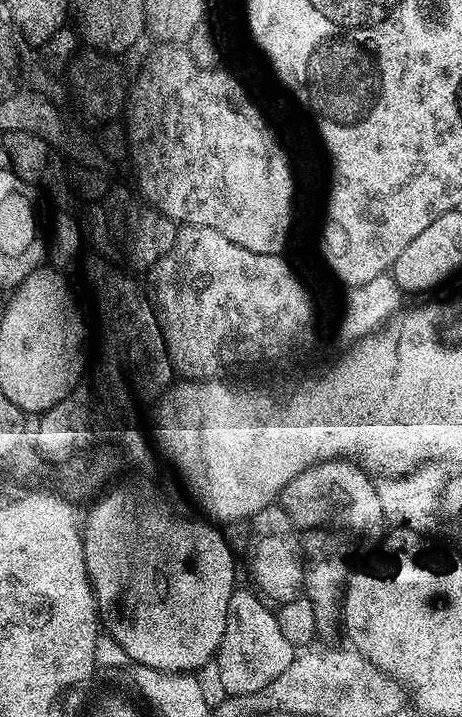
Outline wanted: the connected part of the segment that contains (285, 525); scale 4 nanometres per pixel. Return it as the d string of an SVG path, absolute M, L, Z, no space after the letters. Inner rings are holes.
M281 506L268 509L264 520L264 532L259 533L257 545L254 549L255 587L259 593L271 603L281 604L290 601L301 593L308 573L308 557L306 558L306 540L300 536L300 528L296 520Z

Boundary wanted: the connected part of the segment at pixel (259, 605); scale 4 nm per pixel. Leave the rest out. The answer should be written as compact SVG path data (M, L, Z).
M240 586L232 593L228 625L214 657L220 684L228 691L229 697L249 696L270 686L270 682L274 682L274 678L278 678L294 658L292 644L282 635L275 611L249 588Z

